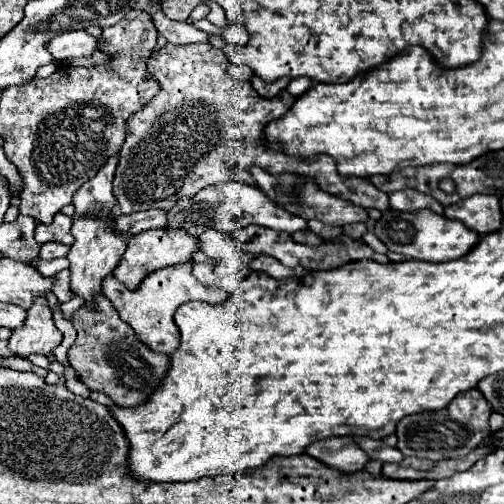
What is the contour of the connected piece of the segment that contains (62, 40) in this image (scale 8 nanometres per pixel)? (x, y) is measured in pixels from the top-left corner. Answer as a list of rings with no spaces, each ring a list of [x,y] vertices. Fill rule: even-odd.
[[[84,30],[78,32],[64,32],[52,38],[48,42],[48,52],[52,54],[54,60],[68,60],[68,58],[80,58],[80,56],[90,56],[100,48],[100,42],[86,34]]]

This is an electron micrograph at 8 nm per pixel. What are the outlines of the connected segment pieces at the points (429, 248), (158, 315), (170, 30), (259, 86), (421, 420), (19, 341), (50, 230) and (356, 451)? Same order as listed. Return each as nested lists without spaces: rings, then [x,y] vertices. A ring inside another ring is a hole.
[[[418,210],[418,212],[384,212],[382,218],[376,222],[376,236],[388,246],[390,252],[404,254],[406,258],[426,260],[426,262],[446,262],[466,256],[480,240],[474,230],[468,230],[462,222],[448,220],[432,210]]]
[[[184,262],[180,266],[166,266],[164,270],[148,274],[148,278],[144,278],[144,282],[140,282],[136,290],[128,290],[114,276],[108,276],[102,282],[102,292],[112,302],[112,306],[118,310],[120,318],[134,328],[136,336],[142,338],[142,342],[150,346],[152,350],[164,352],[164,354],[172,354],[180,342],[180,332],[174,324],[174,312],[180,304],[190,302],[190,300],[220,304],[228,298],[226,290],[222,290],[220,286],[200,284],[192,274],[192,262]]]
[[[156,10],[152,14],[154,26],[158,32],[170,42],[170,44],[194,44],[194,42],[208,42],[208,34],[194,28],[188,22],[174,22],[162,14],[162,10]]]
[[[254,76],[254,78],[252,78],[252,88],[258,92],[260,98],[274,98],[284,86],[274,86],[274,84],[268,84],[268,82],[264,84],[258,76]]]
[[[476,388],[468,390],[464,394],[458,394],[450,402],[450,406],[444,410],[412,414],[412,416],[406,416],[404,422],[398,422],[398,428],[396,428],[398,450],[404,456],[428,458],[434,462],[444,458],[462,458],[490,436],[490,426],[488,426],[490,414],[492,414],[492,408],[488,406],[480,390]]]
[[[36,298],[26,314],[28,318],[24,322],[24,328],[12,330],[12,336],[8,340],[10,350],[24,358],[28,354],[50,356],[52,350],[60,344],[62,332],[54,326],[46,298]]]
[[[58,212],[50,226],[44,226],[44,224],[36,226],[36,242],[38,244],[46,244],[46,242],[70,244],[72,242],[70,226],[72,226],[72,220],[68,216],[64,216],[62,212]]]
[[[350,436],[314,442],[306,452],[328,468],[336,468],[346,474],[364,470],[364,466],[370,462],[370,456]]]

